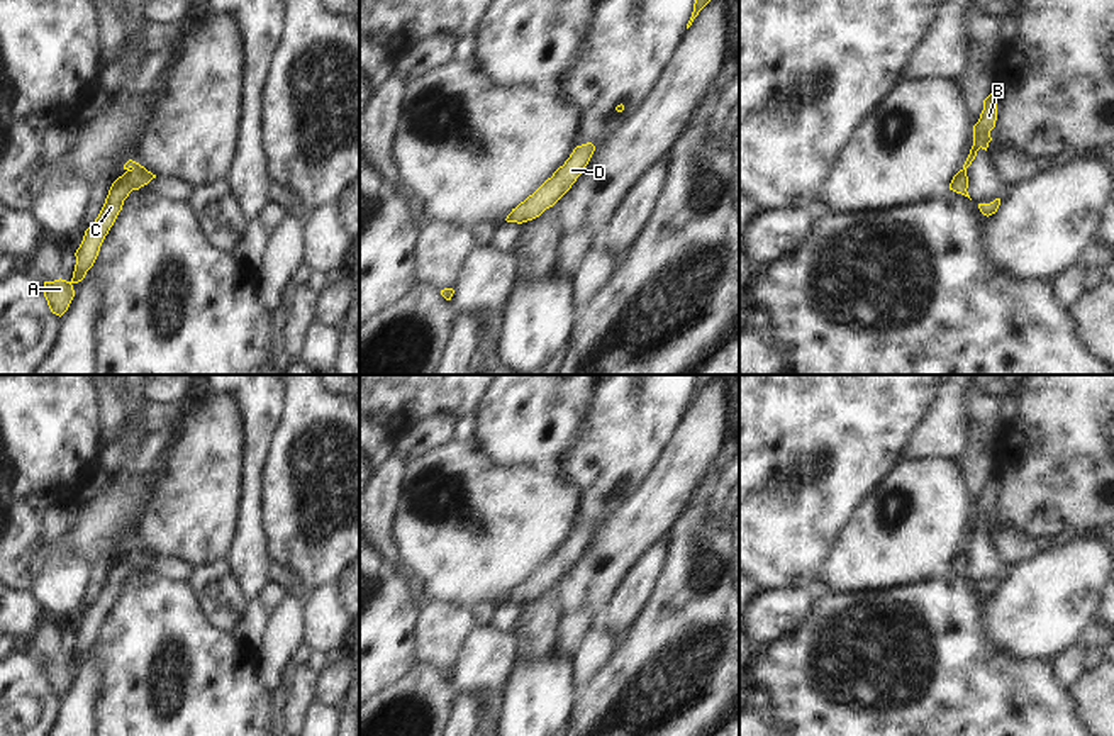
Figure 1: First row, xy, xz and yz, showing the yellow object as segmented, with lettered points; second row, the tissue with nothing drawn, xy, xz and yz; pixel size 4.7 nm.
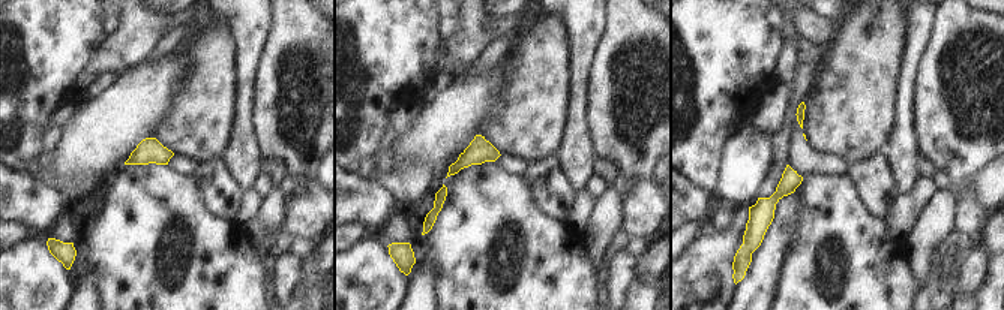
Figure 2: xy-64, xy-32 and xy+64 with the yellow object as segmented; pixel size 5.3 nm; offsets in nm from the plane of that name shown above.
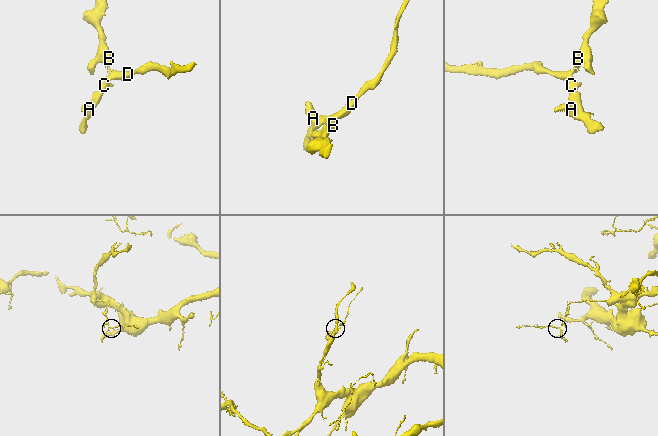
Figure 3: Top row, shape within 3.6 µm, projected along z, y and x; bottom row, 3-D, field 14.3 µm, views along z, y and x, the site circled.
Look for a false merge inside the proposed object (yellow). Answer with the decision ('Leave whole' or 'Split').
Split.

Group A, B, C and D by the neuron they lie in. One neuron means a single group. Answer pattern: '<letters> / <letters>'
A C D / B

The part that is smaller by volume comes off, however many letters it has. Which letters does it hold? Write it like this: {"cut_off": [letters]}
{"cut_off": ["A", "C", "D"]}

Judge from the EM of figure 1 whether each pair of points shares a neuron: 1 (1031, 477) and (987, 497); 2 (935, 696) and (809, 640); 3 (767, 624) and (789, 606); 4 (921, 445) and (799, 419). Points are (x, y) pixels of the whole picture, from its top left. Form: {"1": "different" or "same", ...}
{"1": "different", "2": "same", "3": "same", "4": "different"}

